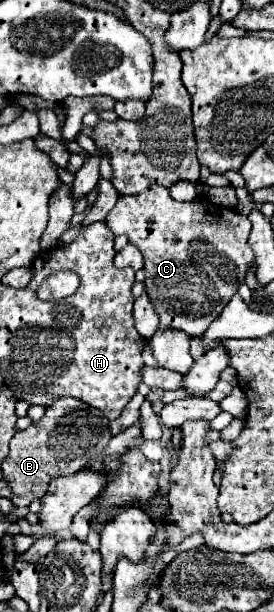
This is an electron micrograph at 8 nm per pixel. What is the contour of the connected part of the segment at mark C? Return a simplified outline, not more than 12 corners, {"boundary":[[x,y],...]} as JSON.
{"boundary":[[154,186],[104,222],[144,254],[160,328],[190,338],[236,294],[250,224]]}

